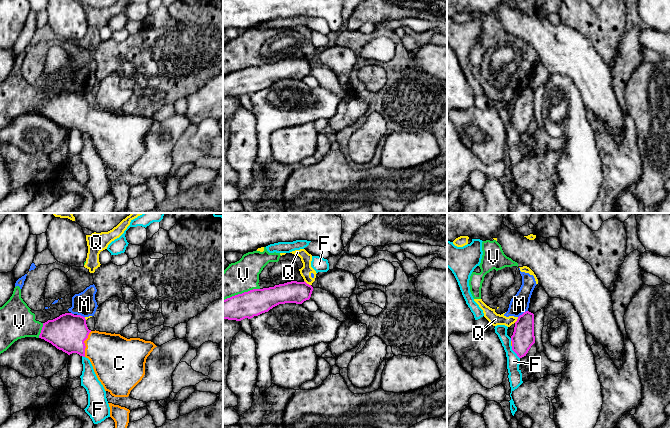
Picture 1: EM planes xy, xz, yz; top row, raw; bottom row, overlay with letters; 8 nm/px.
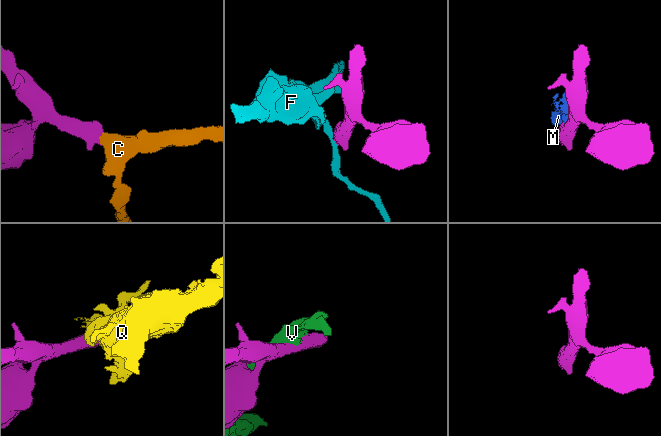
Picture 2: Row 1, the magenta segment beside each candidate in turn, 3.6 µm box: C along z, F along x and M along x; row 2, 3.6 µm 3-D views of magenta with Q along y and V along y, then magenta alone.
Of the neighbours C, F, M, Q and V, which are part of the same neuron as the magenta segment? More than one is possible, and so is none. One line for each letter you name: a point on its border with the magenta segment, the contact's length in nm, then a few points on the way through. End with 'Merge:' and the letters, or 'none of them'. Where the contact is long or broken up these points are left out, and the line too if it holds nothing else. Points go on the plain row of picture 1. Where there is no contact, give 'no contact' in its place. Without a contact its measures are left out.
C: xy (84, 120) | 220 nm | across xy (67, 108), (84, 120), (95, 121), (112, 132)
Merge: C

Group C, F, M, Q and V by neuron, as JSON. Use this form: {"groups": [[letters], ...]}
{"groups": [["C"], ["F"], ["M", "Q", "V"]]}

